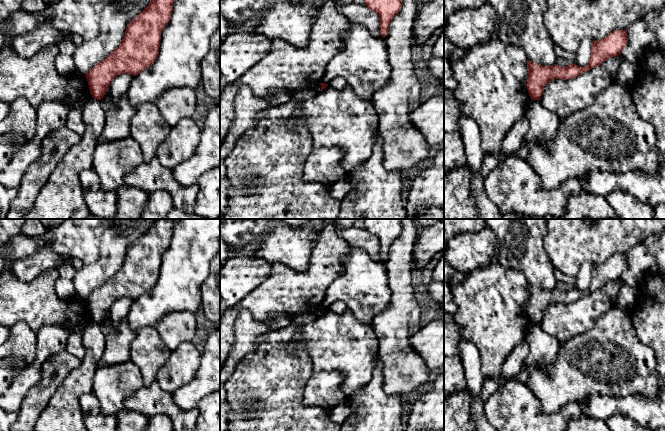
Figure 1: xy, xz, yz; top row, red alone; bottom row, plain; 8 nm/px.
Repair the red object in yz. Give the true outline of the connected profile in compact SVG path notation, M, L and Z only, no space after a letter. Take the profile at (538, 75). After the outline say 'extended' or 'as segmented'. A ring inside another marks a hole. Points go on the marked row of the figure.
M616 30L602 40L593 41L590 61L586 67L579 67L574 63L564 67L556 64L543 66L527 60L528 77L526 88L530 98L539 100L543 94L544 87L553 79L574 79L580 74L601 65L609 58L620 55L627 44L626 30Z; as segmented

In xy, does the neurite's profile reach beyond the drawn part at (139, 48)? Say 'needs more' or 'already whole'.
already whole

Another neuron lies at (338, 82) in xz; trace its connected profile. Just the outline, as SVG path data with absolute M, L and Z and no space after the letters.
M335 77L328 82L328 86L334 89L343 89L347 85L347 81L343 77Z

